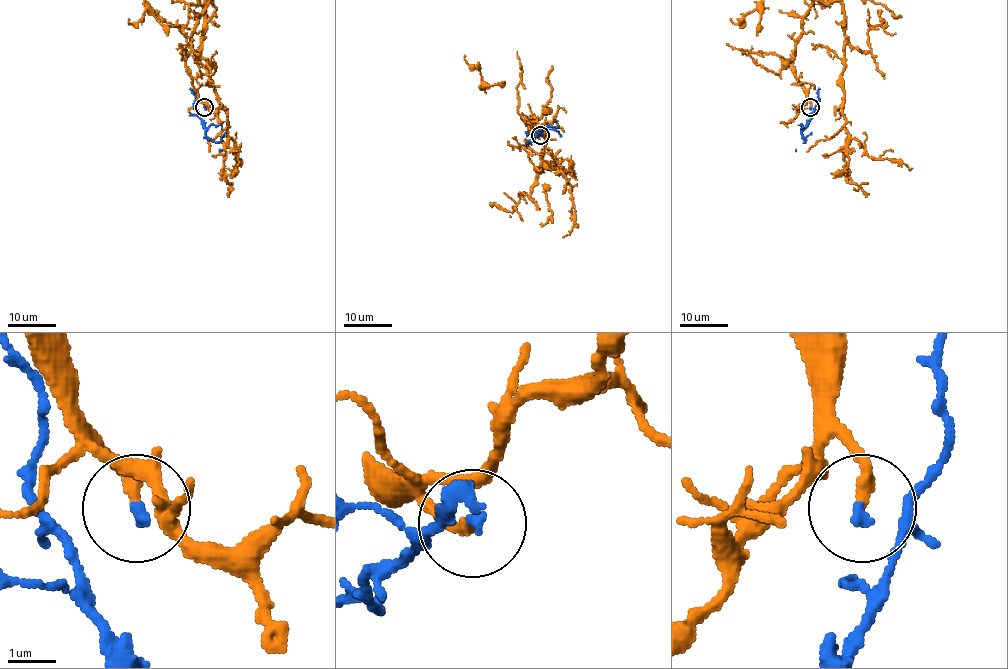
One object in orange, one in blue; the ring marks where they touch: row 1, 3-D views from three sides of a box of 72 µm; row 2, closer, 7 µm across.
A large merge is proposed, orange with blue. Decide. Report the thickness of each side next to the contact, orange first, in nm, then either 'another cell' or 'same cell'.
280/180 nm | same cell

